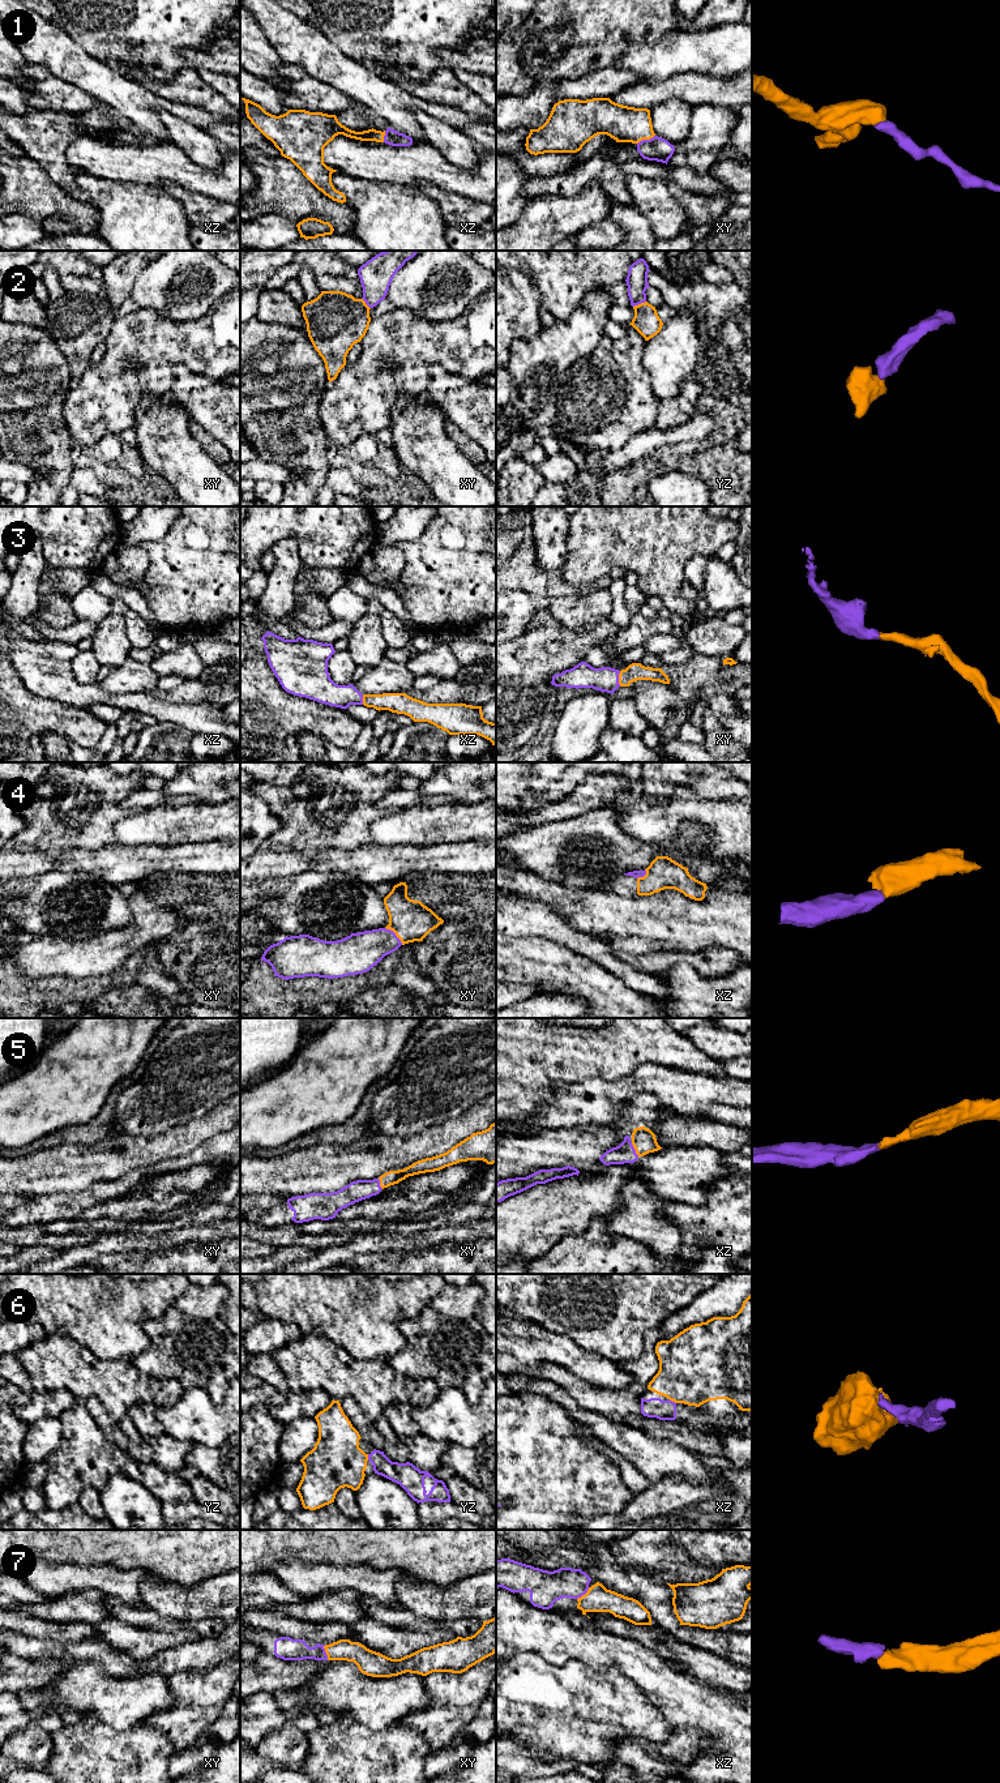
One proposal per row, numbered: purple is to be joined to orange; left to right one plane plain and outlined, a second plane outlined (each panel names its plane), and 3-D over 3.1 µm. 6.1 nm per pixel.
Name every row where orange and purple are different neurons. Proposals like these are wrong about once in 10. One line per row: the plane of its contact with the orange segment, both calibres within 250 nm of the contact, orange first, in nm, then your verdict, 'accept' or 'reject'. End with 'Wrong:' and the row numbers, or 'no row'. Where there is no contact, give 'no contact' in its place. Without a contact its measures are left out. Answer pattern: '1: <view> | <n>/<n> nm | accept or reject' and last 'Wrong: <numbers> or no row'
1: xy | 220/150 nm | accept
2: yz | 160/130 nm | accept
3: xy | 110/160 nm | accept
4: xy | 240/240 nm | accept
5: xz | 150/120 nm | accept
6: yz | 320/140 nm | accept
7: xy | 130/140 nm | accept
Wrong: no row

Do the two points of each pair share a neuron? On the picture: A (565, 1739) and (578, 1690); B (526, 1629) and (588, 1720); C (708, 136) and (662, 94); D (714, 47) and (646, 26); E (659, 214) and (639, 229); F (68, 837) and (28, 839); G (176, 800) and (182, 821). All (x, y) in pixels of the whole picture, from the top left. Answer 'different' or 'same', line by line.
A: same
B: different
C: different
D: different
E: different
F: same
G: different

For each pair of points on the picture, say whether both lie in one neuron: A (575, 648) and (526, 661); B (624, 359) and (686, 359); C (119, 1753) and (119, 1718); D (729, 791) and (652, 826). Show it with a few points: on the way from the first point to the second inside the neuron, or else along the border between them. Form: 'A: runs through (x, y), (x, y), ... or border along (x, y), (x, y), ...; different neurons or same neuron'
A: runs through (563, 648), (547, 649), (538, 654); same neuron
B: border along (645, 341), (641, 364), (652, 388); different neurons
C: border along (82, 1715), (93, 1715), (111, 1727); different neurons
D: border along (683, 786), (688, 787), (699, 799), (738, 800); different neurons

